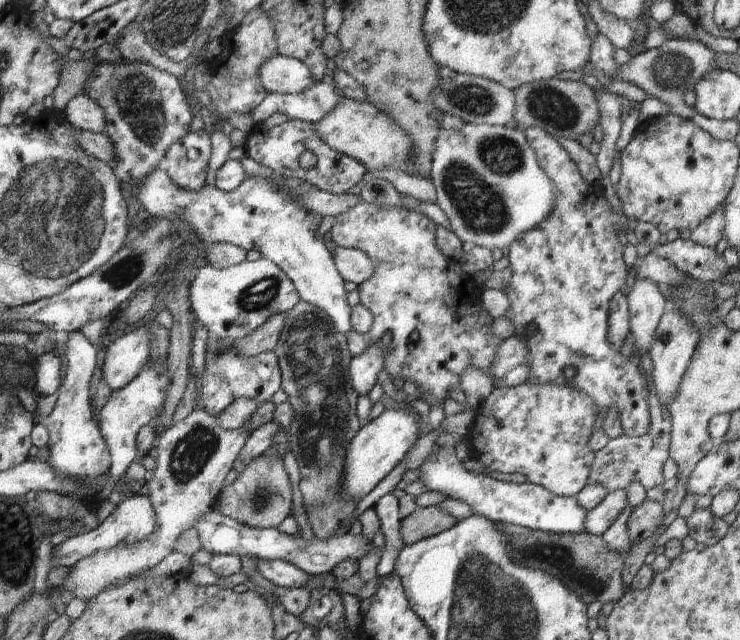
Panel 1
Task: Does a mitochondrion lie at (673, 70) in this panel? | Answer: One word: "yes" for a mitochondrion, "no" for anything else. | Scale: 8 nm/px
yes

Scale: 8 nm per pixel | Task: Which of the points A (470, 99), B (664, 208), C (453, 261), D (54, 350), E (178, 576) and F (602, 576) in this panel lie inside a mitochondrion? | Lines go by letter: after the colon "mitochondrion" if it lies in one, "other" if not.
A: mitochondrion
B: other
C: other
D: other
E: other
F: mitochondrion

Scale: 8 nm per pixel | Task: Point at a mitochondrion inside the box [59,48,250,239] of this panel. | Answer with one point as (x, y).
(133, 90)

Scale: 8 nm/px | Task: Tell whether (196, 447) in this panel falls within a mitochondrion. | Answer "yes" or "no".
yes

